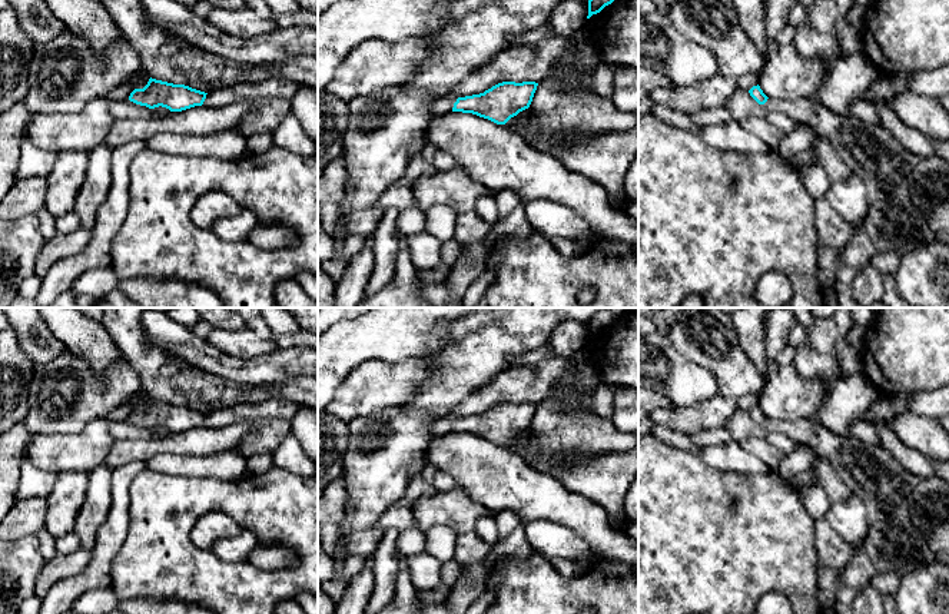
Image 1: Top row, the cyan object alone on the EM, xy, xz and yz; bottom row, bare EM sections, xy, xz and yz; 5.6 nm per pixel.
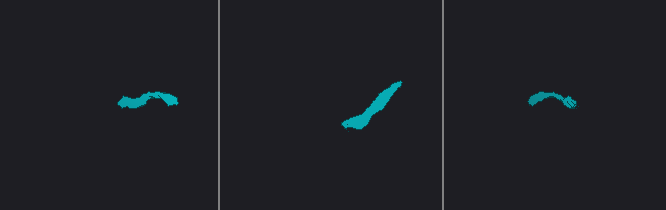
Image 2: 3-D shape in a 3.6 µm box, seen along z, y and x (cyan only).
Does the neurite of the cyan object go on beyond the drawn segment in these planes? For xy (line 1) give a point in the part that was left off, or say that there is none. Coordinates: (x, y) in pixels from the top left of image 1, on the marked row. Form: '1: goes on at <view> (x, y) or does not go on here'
1: does not go on here

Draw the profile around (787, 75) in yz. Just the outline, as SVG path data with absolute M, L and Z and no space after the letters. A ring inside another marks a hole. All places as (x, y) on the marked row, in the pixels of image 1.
M770 39L759 86L769 99L810 99L819 94L830 63L807 59L793 44Z

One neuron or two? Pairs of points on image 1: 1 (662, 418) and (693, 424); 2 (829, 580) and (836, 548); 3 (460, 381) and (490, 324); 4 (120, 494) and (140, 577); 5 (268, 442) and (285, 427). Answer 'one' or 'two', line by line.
1: one
2: one
3: one
4: two
5: one

